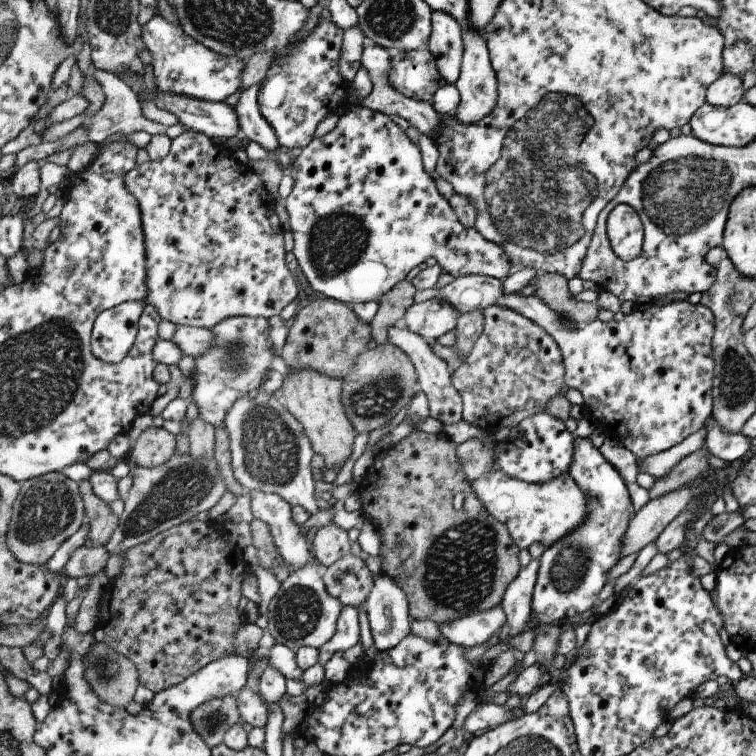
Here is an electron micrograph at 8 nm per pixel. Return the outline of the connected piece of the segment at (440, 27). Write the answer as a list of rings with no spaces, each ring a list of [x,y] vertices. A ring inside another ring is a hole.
[[[434,11],[432,21],[433,32],[427,48],[436,56],[443,78],[455,82],[462,71],[465,50],[461,23],[445,11]]]

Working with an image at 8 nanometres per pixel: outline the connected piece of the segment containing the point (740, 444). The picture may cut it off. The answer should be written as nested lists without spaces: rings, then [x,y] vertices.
[[[712,416],[707,420],[704,422],[704,447],[711,456],[717,456],[727,462],[735,462],[748,449],[752,449],[750,438],[743,433],[723,432]]]

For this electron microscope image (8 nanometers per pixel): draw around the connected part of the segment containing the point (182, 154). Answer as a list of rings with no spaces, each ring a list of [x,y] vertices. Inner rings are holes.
[[[184,129],[172,140],[172,149],[169,156],[160,161],[145,161],[137,165],[126,177],[128,189],[140,200],[140,207],[144,220],[144,233],[148,244],[148,285],[150,293],[145,300],[147,304],[155,306],[163,320],[174,322],[181,327],[203,327],[214,329],[220,322],[231,316],[263,316],[263,318],[276,317],[285,310],[287,304],[297,300],[299,286],[287,268],[285,262],[285,224],[275,208],[276,200],[273,198],[268,186],[261,175],[249,164],[241,164],[234,158],[235,151],[223,144],[213,144],[209,135],[200,133],[195,129]]]

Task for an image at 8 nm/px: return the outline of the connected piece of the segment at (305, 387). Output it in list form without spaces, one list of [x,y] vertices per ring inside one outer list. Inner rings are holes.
[[[315,369],[289,370],[283,380],[282,400],[291,414],[304,424],[316,453],[326,458],[328,468],[345,464],[353,452],[353,442],[358,434],[344,409],[343,386],[344,379]]]

